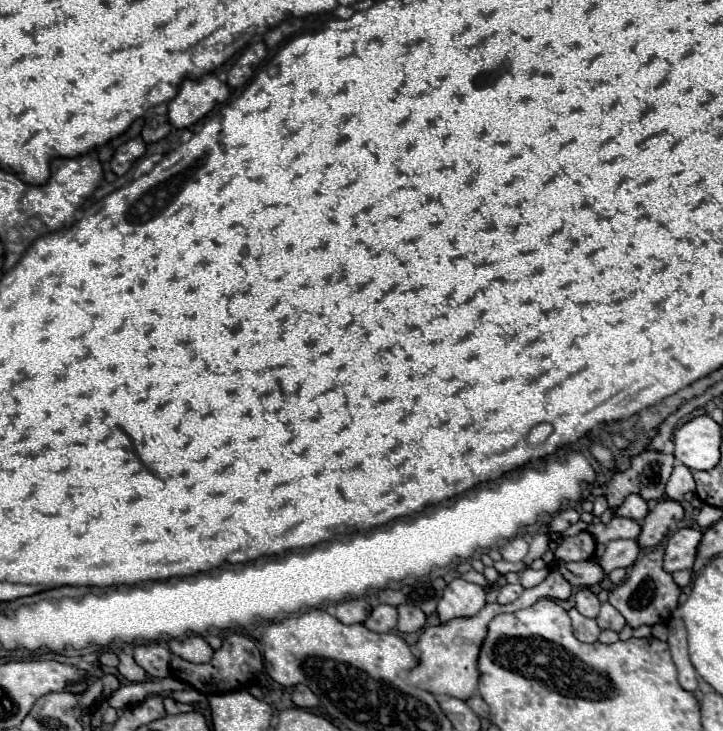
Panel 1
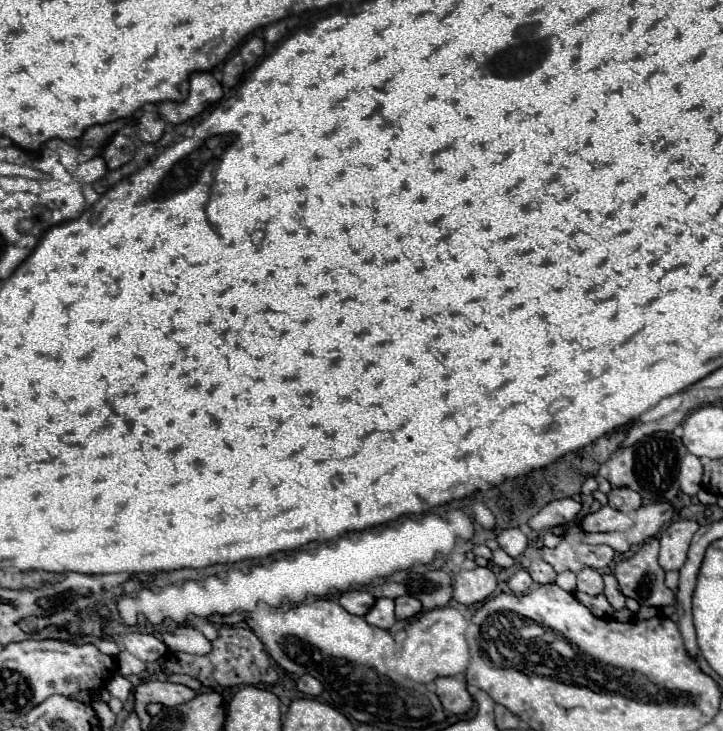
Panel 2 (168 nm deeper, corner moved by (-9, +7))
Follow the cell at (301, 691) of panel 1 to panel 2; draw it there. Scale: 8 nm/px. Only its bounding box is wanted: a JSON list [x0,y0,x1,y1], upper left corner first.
[296,675,322,697]

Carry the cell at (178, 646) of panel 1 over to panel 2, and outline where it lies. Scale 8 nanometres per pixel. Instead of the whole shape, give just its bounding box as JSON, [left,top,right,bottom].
[162,625,212,655]

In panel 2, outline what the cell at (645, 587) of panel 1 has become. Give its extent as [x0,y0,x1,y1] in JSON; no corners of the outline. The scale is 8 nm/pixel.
[614,539,676,607]

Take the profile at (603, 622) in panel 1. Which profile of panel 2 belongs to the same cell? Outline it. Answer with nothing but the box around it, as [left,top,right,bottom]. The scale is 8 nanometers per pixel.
[604,575,626,611]

